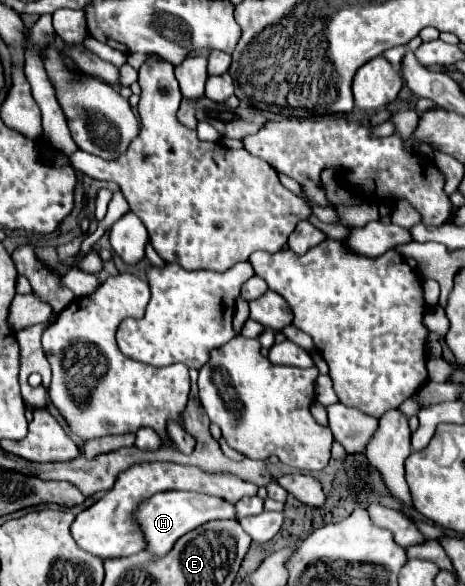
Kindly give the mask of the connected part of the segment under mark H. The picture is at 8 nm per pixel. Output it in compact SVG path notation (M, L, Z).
M162 491L142 501L132 513L132 519L136 521L144 537L144 543L146 543L144 549L156 557L162 557L174 547L174 543L184 533L204 525L206 521L234 519L234 505L220 501L218 497L212 497L212 495L202 495L202 493L192 493L192 491Z

